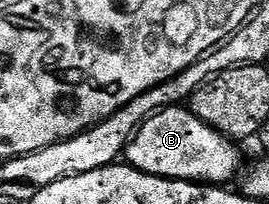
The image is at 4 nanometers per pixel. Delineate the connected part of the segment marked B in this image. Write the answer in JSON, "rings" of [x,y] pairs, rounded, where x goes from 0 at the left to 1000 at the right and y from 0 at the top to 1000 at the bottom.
{"rings":[[[636,520],[625,529],[599,534],[572,554],[569,569],[554,569],[546,588],[539,588],[520,623],[513,623],[509,647],[502,647],[498,672],[487,676],[480,706],[468,711],[468,735],[461,750],[465,799],[491,809],[506,833],[520,833],[535,853],[565,853],[569,863],[606,863],[610,873],[625,873],[628,882],[717,882],[725,892],[747,892],[770,912],[825,912],[844,892],[836,882],[866,887],[874,868],[888,858],[892,828],[903,819],[907,779],[900,784],[900,765],[885,750],[888,711],[874,701],[874,691],[822,667],[803,632],[788,618],[773,618],[758,593],[740,578],[729,554],[710,549],[703,525],[691,520]]]}

